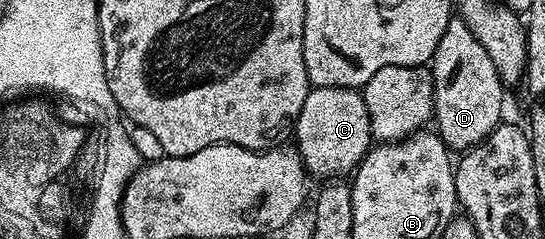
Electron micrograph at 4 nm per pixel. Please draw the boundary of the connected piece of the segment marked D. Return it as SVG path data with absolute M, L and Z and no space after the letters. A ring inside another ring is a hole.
M452 18L448 22L448 30L444 30L444 38L440 38L440 46L436 46L434 59L428 65L434 79L434 114L433 123L442 141L451 150L465 150L475 148L492 130L503 123L502 91L504 85L496 66L492 66L492 58L488 58L488 50L480 46L476 34L468 30L463 20Z

